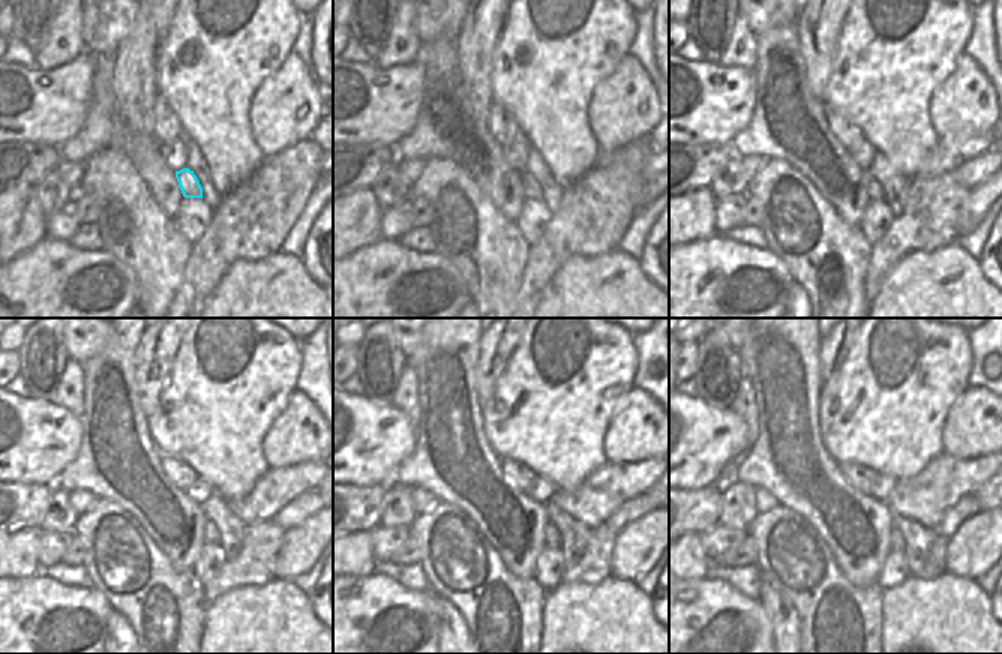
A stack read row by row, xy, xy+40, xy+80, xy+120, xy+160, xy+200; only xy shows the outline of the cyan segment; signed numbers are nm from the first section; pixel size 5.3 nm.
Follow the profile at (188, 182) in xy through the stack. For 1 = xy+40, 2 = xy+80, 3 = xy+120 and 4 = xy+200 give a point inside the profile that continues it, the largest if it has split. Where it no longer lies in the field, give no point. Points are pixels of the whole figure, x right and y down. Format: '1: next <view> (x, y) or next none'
1: next xy+40 (531, 189)
2: next xy+80 (872, 186)
3: next xy+120 (212, 534)
4: next xy+200 (896, 539)

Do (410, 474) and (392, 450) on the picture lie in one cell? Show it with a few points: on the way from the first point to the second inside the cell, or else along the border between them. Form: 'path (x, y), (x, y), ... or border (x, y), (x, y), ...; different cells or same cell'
border (419, 432), (416, 447), (398, 467), (392, 480); different cells

